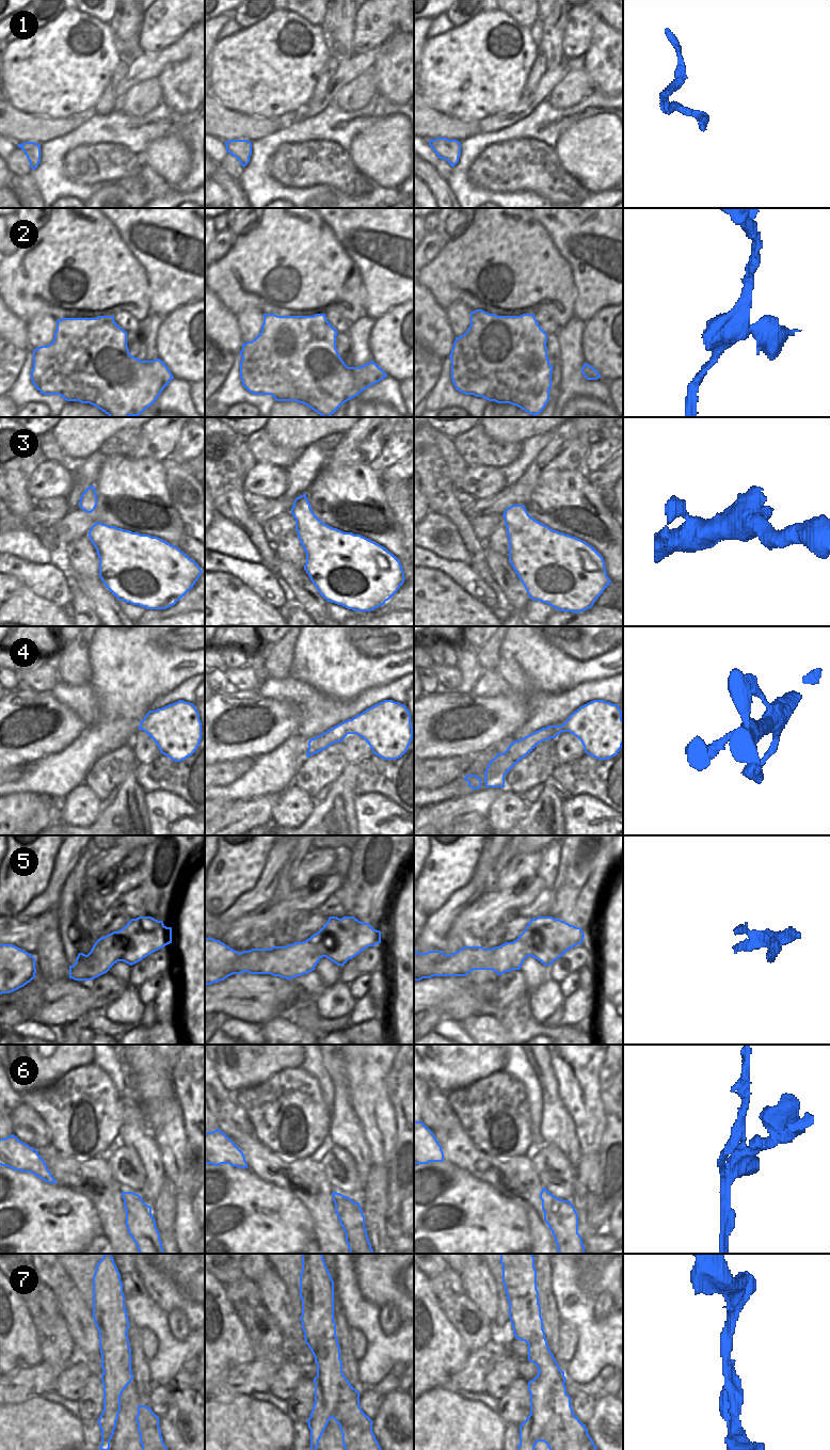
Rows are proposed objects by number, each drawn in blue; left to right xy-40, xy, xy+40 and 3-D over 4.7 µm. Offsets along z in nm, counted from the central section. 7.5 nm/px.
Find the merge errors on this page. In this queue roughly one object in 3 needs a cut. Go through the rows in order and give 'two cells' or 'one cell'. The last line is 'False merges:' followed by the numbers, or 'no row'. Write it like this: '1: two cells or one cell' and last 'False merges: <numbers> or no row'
1: two cells
2: one cell
3: one cell
4: one cell
5: two cells
6: two cells
7: one cell
False merges: 1, 5, 6

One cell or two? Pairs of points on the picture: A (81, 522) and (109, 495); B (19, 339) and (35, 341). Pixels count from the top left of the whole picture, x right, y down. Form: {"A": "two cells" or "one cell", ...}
{"A": "one cell", "B": "two cells"}

